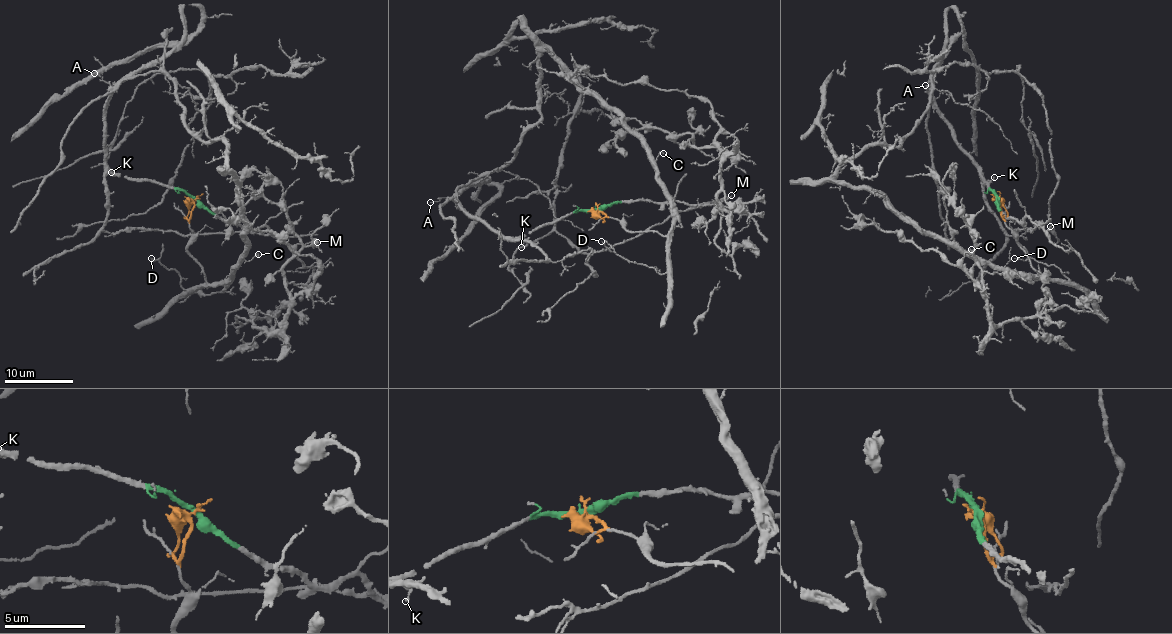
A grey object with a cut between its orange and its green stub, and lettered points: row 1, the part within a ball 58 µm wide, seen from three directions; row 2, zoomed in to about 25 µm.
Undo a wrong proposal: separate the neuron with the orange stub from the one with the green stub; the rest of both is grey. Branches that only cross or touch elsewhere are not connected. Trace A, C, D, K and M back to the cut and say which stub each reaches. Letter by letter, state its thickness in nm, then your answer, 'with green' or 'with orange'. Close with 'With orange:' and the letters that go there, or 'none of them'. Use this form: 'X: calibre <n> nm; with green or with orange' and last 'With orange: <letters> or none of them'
A: calibre 90 nm; with green
C: calibre 110 nm; with orange
D: calibre 100 nm; with orange
K: calibre 130 nm; with green
M: calibre 110 nm; with green
With orange: C, D

